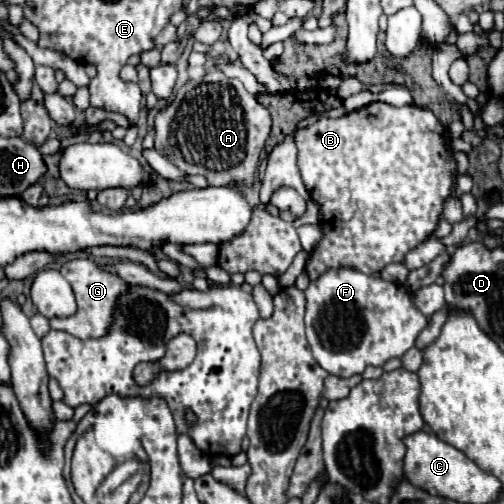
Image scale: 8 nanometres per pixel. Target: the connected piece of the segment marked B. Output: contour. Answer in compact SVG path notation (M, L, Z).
M374 102L366 108L348 112L340 118L322 118L314 124L310 124L308 128L302 128L294 134L294 142L298 146L298 170L300 176L304 180L306 190L310 190L312 200L320 206L320 226L324 232L324 238L320 240L320 244L314 248L314 252L310 254L310 262L306 264L306 270L310 274L310 280L314 280L316 276L320 276L322 272L326 272L328 268L338 268L344 264L352 264L354 268L358 268L364 274L374 274L380 272L384 266L392 264L392 262L404 262L406 254L416 248L418 244L422 244L438 226L440 214L442 214L442 206L448 198L448 194L452 192L454 186L454 178L456 178L456 162L452 158L452 150L450 146L446 146L446 130L444 126L436 120L436 116L432 112L428 112L426 108L418 108L418 106L402 106L402 108L394 108L388 106L384 102Z

